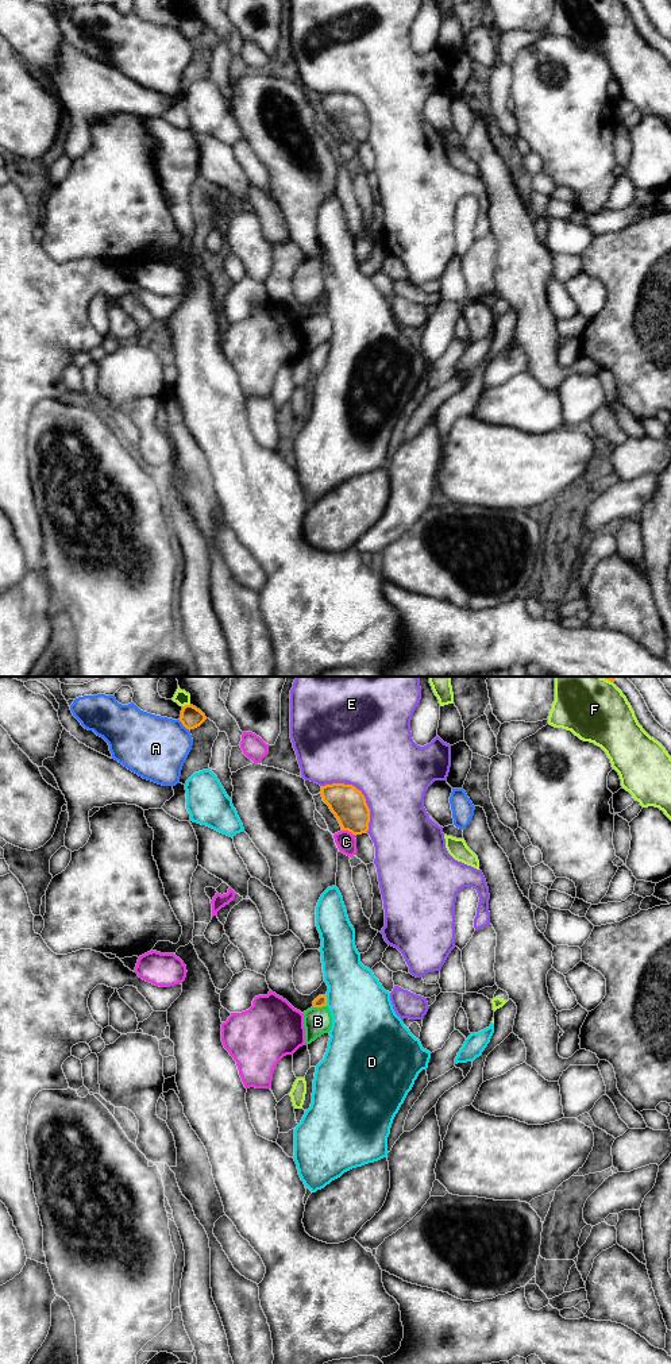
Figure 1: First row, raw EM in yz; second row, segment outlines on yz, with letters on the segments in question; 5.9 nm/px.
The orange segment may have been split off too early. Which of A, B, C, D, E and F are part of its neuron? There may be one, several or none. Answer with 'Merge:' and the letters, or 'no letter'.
Merge: no letter

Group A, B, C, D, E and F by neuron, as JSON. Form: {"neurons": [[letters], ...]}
{"neurons": [["A"], ["B"], ["C"], ["D"], ["E"], ["F"]]}

